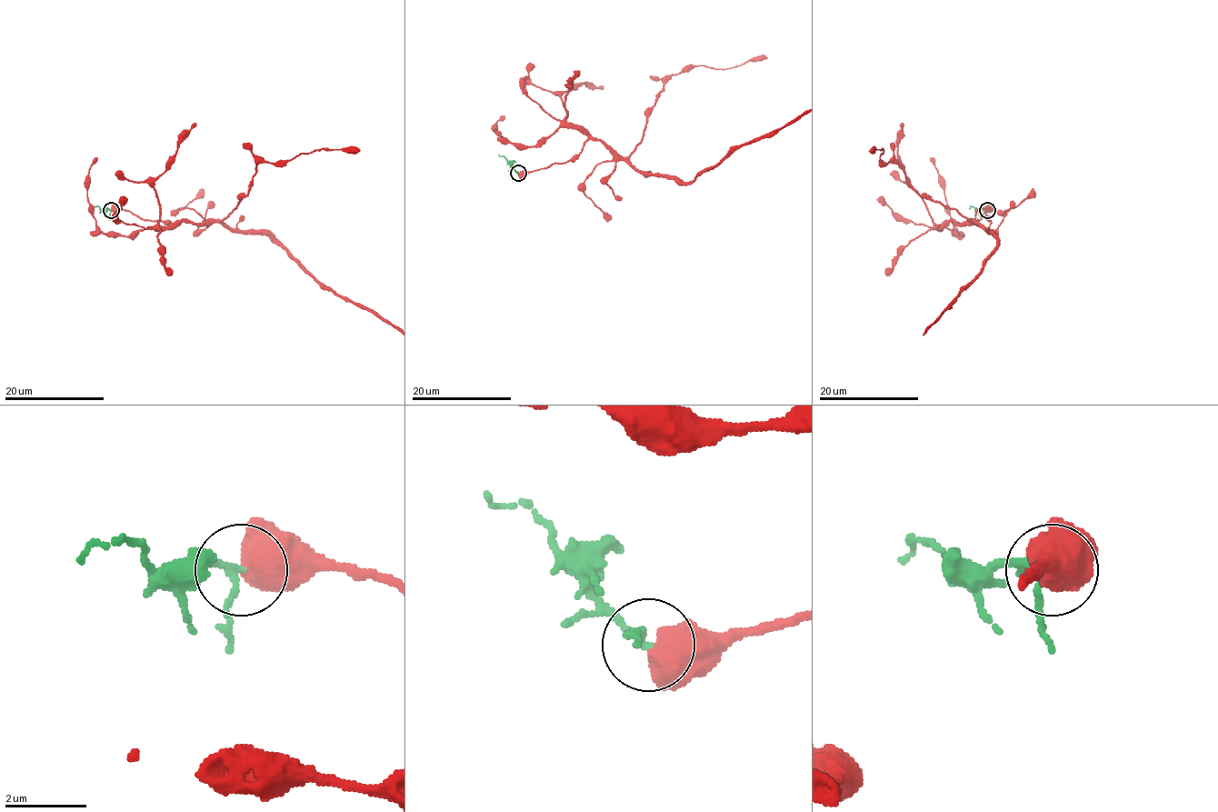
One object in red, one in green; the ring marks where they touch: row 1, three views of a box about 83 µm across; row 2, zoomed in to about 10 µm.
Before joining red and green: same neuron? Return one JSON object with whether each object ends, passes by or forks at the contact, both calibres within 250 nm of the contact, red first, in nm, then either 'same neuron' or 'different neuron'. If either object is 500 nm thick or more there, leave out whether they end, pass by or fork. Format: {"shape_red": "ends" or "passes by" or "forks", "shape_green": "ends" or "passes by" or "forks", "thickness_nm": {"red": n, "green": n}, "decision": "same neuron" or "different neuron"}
{"thickness_nm": {"red": 850, "green": 140}, "decision": "different neuron"}

